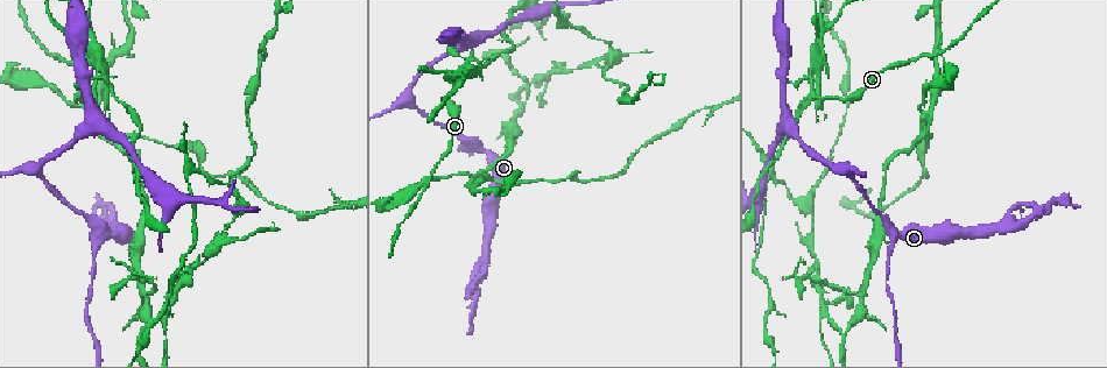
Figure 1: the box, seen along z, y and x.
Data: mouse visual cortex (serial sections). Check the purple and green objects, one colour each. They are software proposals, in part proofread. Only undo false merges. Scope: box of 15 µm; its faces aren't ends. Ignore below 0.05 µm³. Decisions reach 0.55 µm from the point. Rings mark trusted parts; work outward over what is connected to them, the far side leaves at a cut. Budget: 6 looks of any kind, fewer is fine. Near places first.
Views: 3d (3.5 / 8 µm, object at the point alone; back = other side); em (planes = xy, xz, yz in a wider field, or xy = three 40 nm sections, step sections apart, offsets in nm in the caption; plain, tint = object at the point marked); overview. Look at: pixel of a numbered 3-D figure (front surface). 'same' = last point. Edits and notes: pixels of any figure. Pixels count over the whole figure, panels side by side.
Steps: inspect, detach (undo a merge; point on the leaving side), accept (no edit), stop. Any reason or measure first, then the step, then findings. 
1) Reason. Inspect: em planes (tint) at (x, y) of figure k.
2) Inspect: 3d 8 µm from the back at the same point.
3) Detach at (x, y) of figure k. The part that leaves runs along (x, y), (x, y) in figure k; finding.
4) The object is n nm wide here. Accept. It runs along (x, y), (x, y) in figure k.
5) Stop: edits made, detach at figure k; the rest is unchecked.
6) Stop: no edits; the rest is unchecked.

Arms part here. Inspect: 3d 3.5 µm at (811, 78) of figure 1.

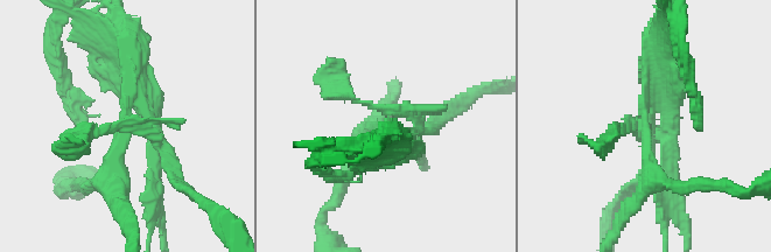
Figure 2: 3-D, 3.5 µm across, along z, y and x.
Inspect: em xy step 3 (tint) at (645, 133) of figure 2.

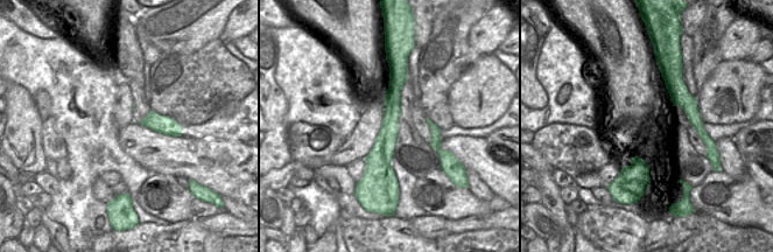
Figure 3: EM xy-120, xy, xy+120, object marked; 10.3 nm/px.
Detach at (362, 153) of figure 2. Two cells meet here.

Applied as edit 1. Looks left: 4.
Redraw. Inspect: overview.

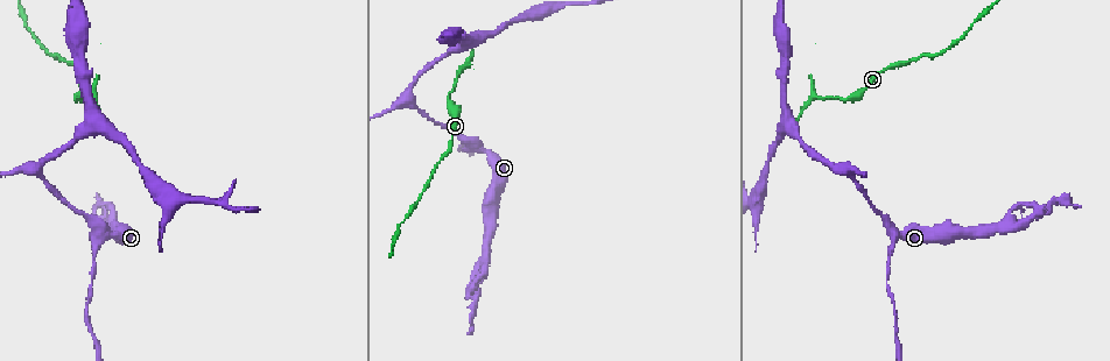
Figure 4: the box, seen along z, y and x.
Inspect: 3d 3.5 µm at (896, 238) of figure 4.

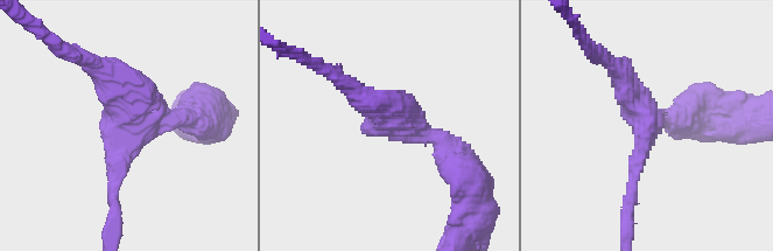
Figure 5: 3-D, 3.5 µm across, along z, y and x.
3 arms meet here; the arms are 150, 350, 350 nm wide. Inspect: em xy step 3 (tint) at (139, 124) of figure 5.

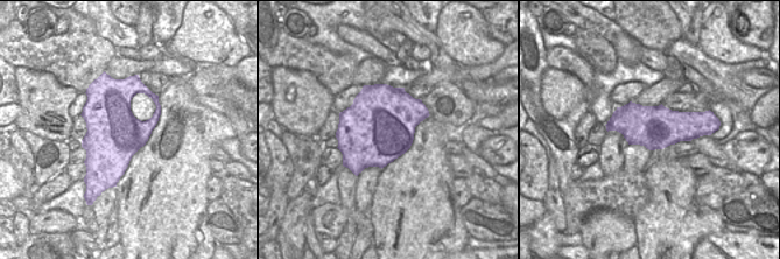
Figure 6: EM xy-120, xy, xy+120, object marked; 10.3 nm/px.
Accept. It runs along (461, 166), (360, 97) in figure 5; all the same cell.

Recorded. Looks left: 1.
Stop: edits made, detach at figure 2; the rest is unchecked.

